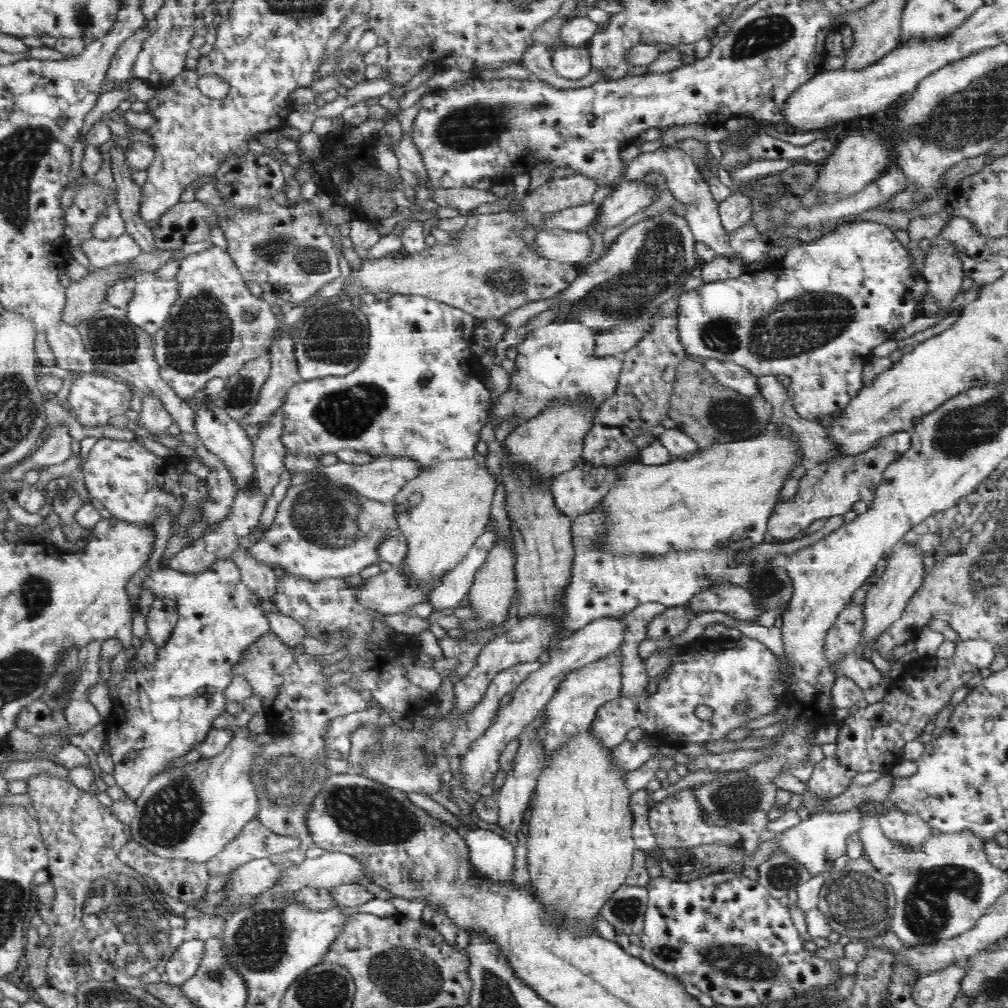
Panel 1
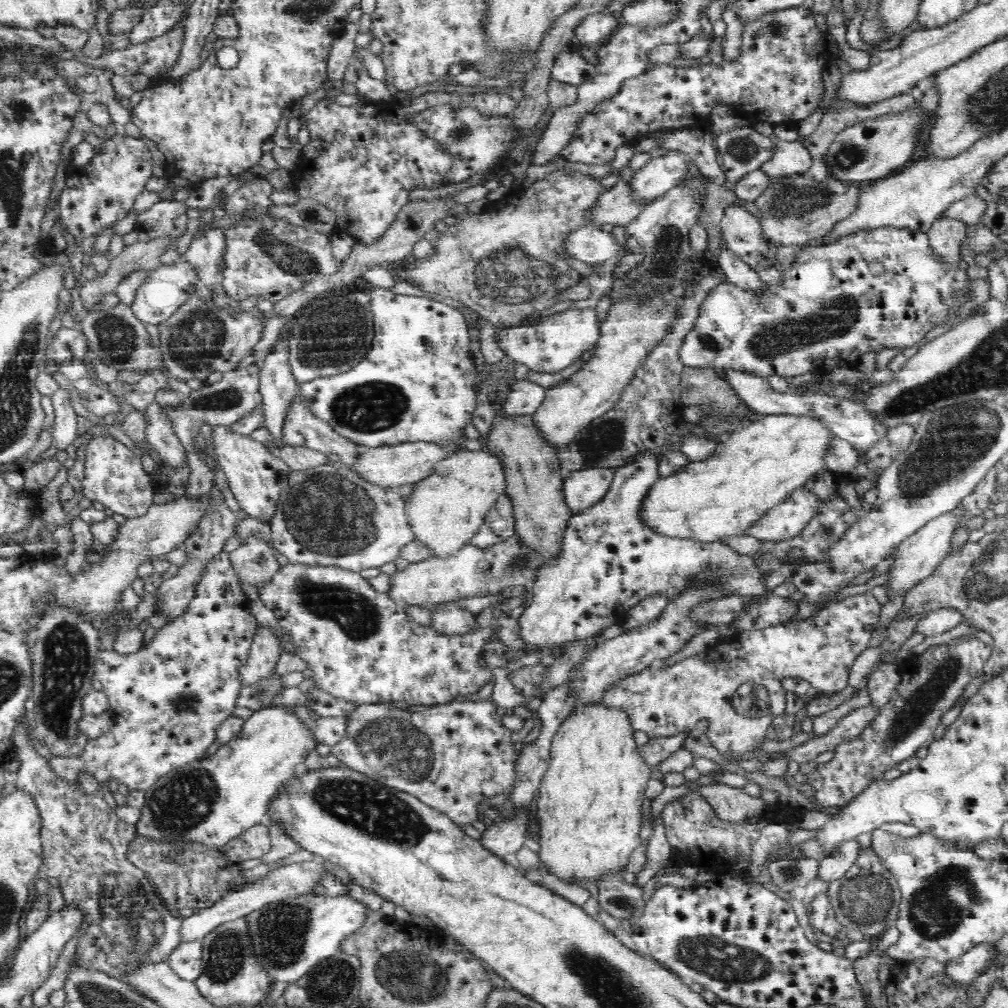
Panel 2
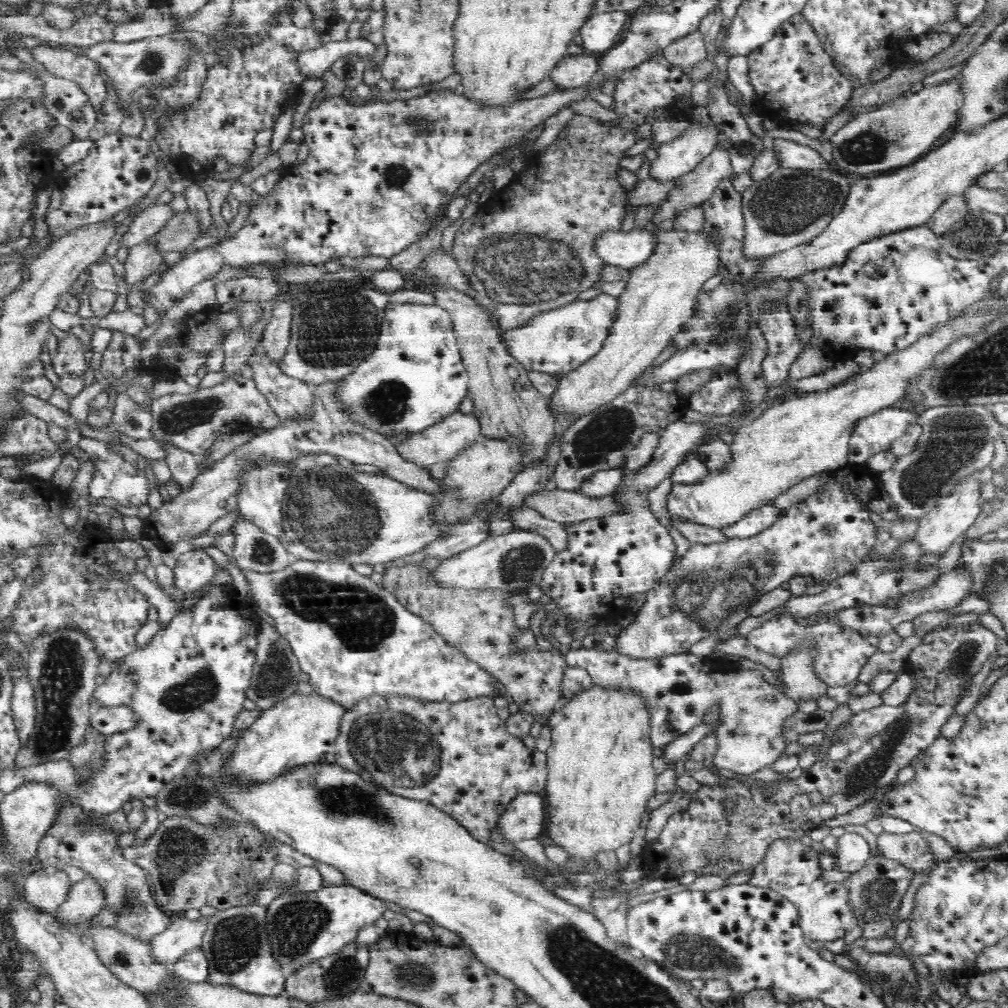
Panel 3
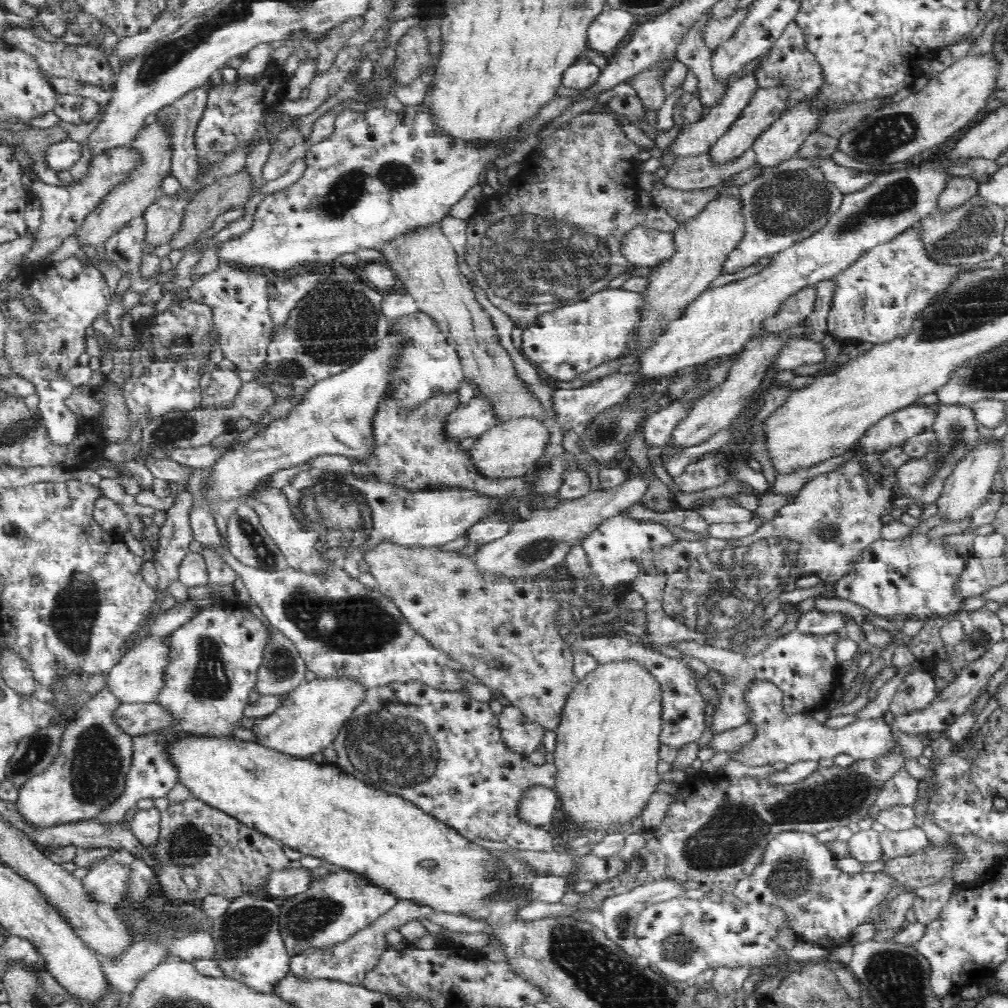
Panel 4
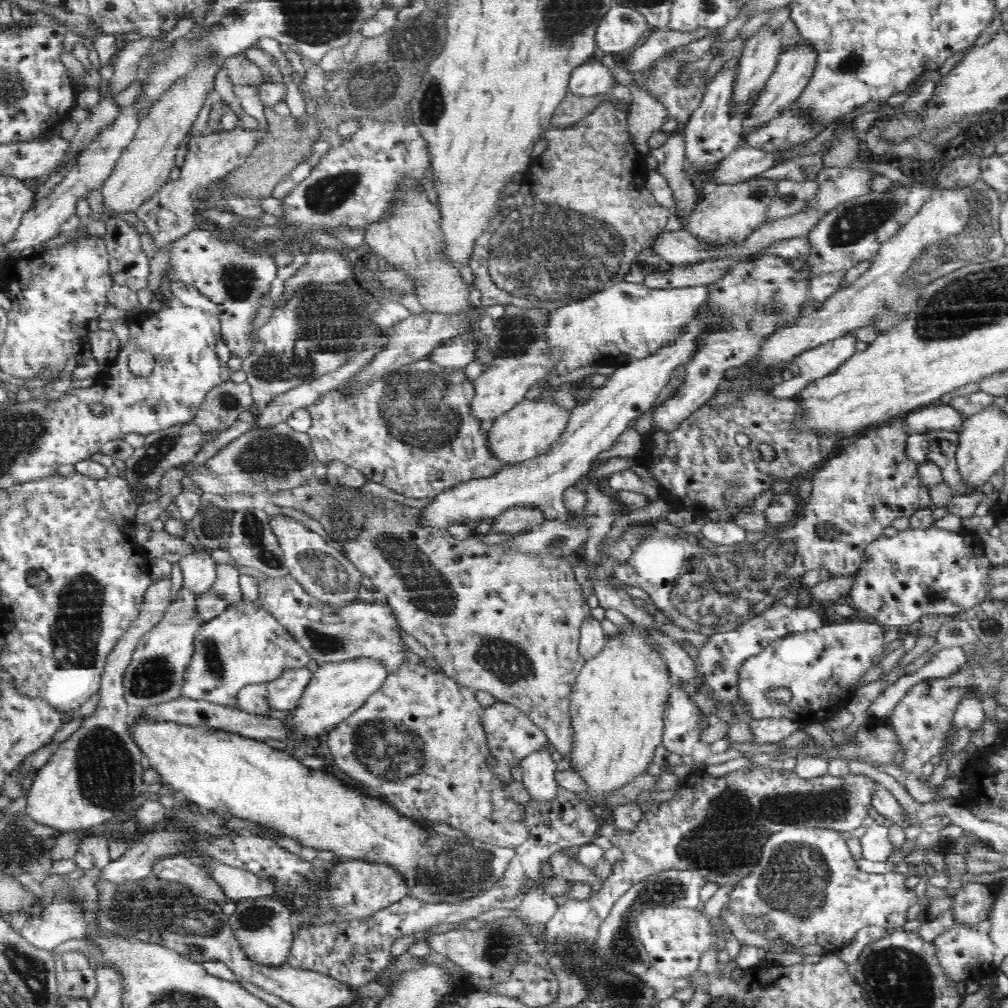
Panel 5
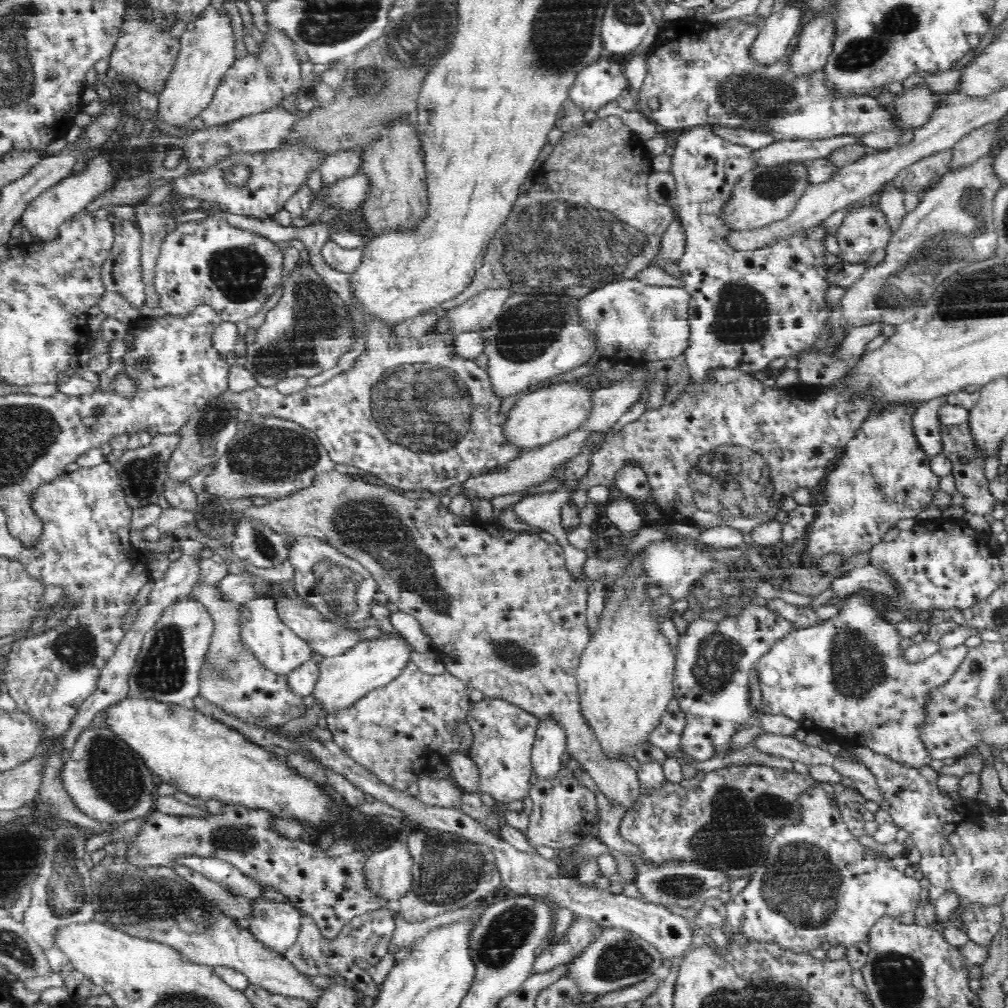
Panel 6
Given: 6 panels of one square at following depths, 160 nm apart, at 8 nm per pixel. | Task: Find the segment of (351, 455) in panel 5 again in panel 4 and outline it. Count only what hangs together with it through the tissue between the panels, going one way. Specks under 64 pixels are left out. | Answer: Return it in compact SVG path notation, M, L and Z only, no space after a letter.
M392 383L387 393L378 402L371 420L371 453L358 464L364 464L378 482L400 486L409 492L438 491L444 488L469 488L480 493L498 497L527 497L528 490L522 477L504 478L484 475L472 461L472 453L462 448L462 440L446 433L446 420L462 402L454 389L450 392L432 393L426 400L412 409L400 405L396 398L390 398L398 385Z

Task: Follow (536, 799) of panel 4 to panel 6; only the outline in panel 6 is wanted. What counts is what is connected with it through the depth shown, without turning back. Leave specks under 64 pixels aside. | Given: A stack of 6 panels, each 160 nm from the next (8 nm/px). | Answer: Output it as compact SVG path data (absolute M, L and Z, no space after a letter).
M544 717L537 724L533 742L532 767L534 780L549 779L562 767L562 754L567 752L568 735L560 721Z

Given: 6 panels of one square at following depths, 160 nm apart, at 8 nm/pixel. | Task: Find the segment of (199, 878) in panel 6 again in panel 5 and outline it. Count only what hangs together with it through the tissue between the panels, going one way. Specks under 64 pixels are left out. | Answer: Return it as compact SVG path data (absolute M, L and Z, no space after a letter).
M192 857L164 858L154 866L153 874L166 880L185 884L196 896L214 901L218 906L226 906L228 902L228 896L220 884Z

